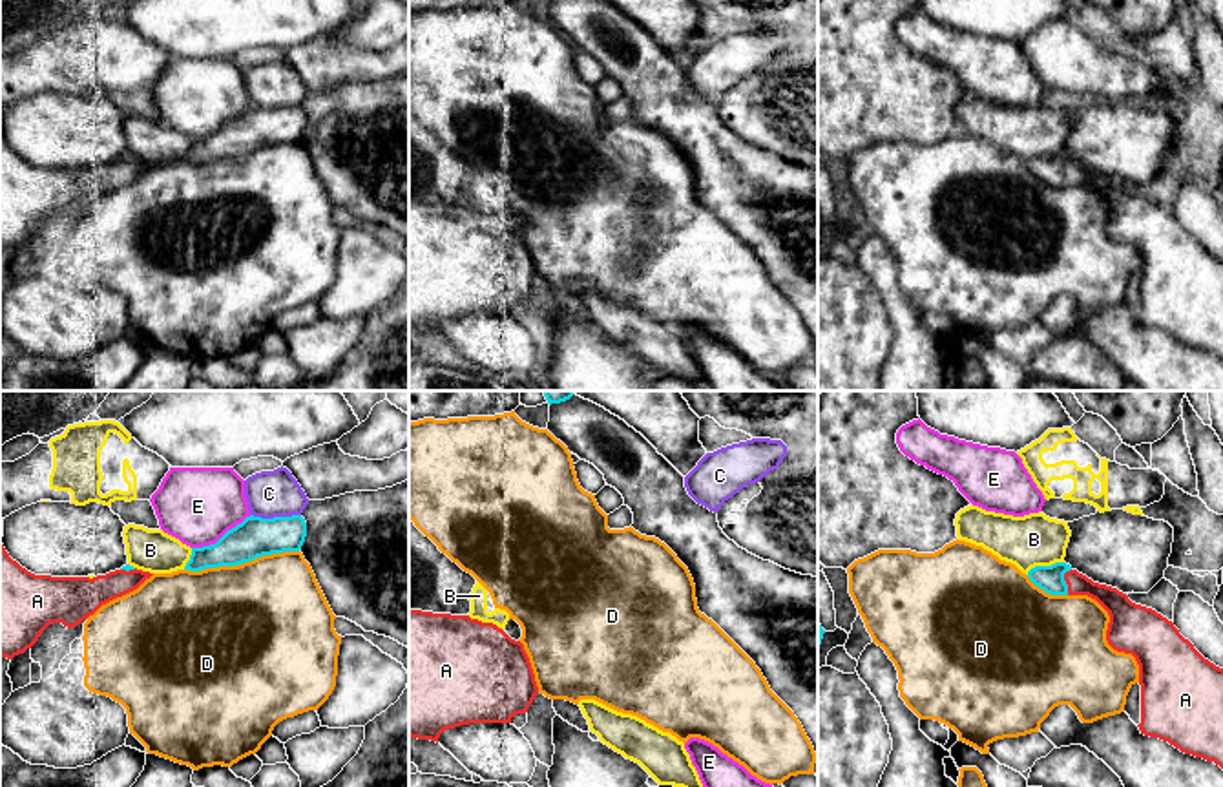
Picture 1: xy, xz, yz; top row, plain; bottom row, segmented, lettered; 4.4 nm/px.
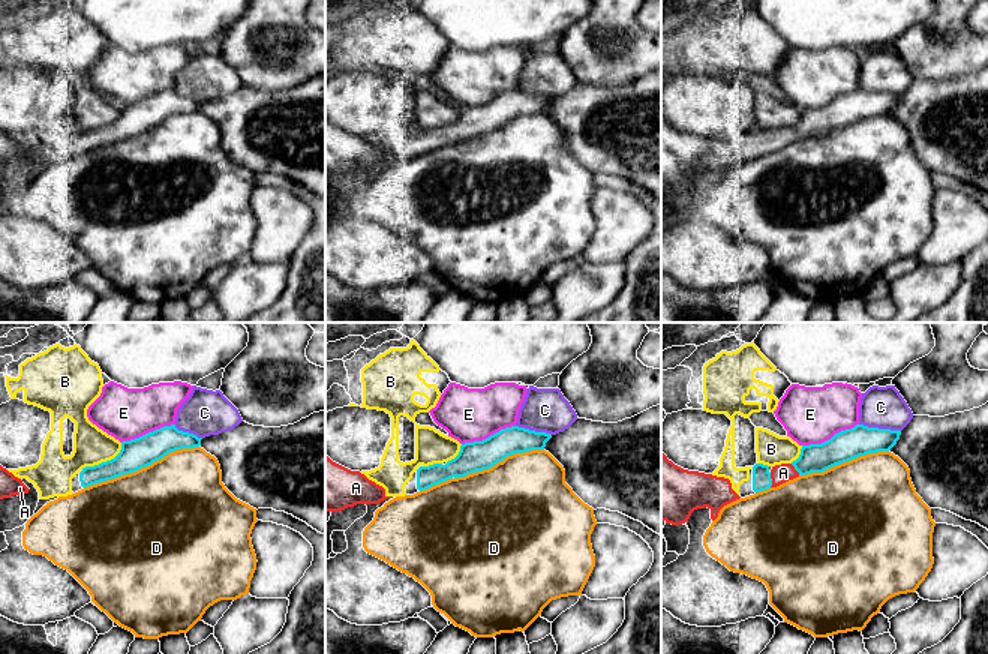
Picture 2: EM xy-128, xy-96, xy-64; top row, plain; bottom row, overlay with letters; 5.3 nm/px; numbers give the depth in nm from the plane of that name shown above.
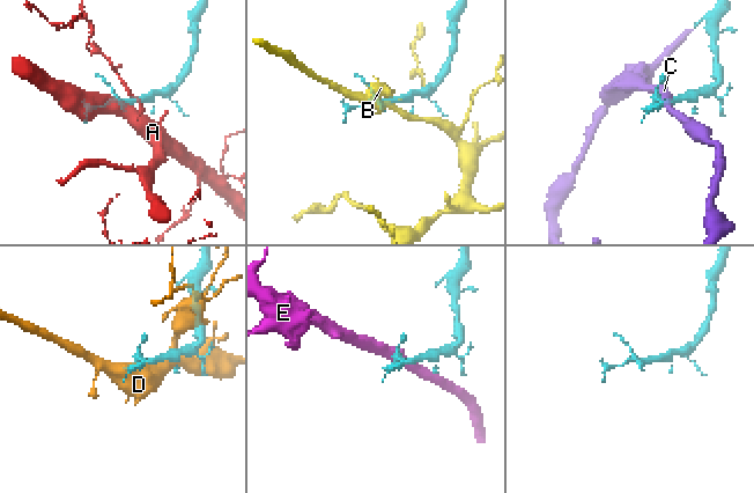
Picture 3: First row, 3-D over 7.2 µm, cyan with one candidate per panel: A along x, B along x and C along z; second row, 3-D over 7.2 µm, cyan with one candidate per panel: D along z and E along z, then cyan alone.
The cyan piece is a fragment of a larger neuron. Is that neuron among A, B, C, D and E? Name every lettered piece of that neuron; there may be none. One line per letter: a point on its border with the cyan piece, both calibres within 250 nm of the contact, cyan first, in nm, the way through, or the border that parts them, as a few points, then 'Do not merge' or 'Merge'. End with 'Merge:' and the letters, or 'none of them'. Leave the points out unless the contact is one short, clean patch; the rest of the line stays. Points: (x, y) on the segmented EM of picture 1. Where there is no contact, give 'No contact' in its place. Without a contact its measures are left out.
A: Touches cyan at yz (1065, 581). Thickness 120 nm (cyan) against 110 nm. Path across: yz (1050, 579), (1065, 581), (1088, 587), (1116, 603). Merge
B: Touches cyan at yz (1045, 566). Thickness 120 nm (cyan) against 220 nm. Do not merge
C: Touches cyan at xy (276, 517). Thickness 180 nm (cyan) against 200 nm. Do not merge
D: Touches cyan at xy (241, 563). Thickness 180 nm (cyan) against 500 nm. Do not merge
E: Touches cyan at xy (223, 535). Thickness 180 nm (cyan) against 340 nm. Do not merge
Merge: A

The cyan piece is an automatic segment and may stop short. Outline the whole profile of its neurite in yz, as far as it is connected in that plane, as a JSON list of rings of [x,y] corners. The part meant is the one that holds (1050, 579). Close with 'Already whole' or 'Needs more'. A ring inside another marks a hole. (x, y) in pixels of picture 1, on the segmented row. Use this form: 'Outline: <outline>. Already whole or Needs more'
Outline: [[[1066,562],[1035,566],[1028,572],[1030,581],[1050,595],[1088,595],[1095,599],[1110,615],[1106,641],[1124,654],[1132,654],[1139,665],[1141,685],[1141,734],[1168,741],[1185,754],[1214,761],[1223,769],[1223,668],[1205,659],[1194,645],[1185,639],[1172,621],[1152,608],[1135,604],[1117,588],[1093,582]]]. Needs more

